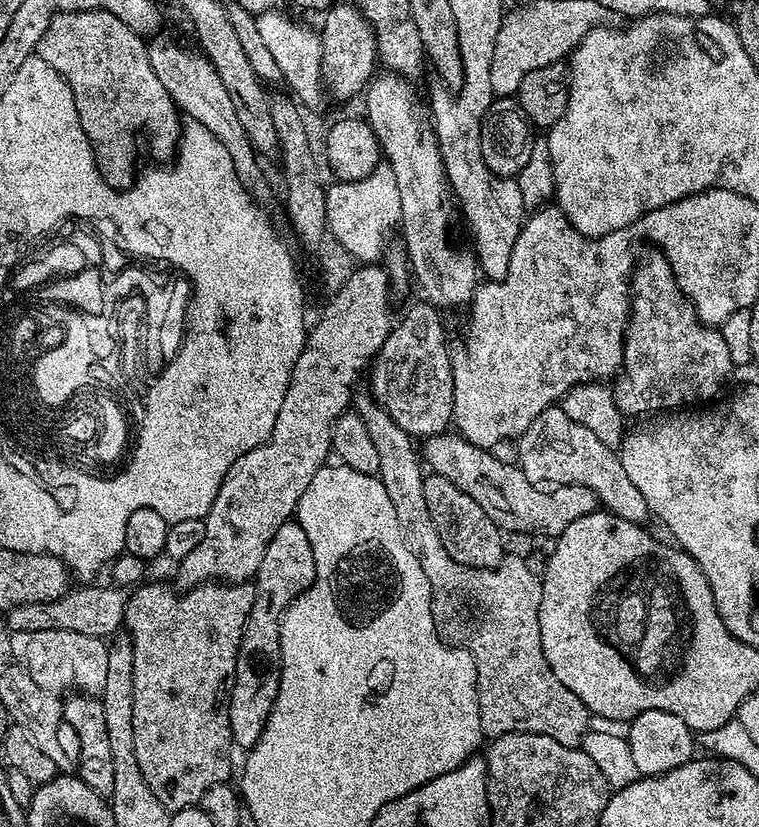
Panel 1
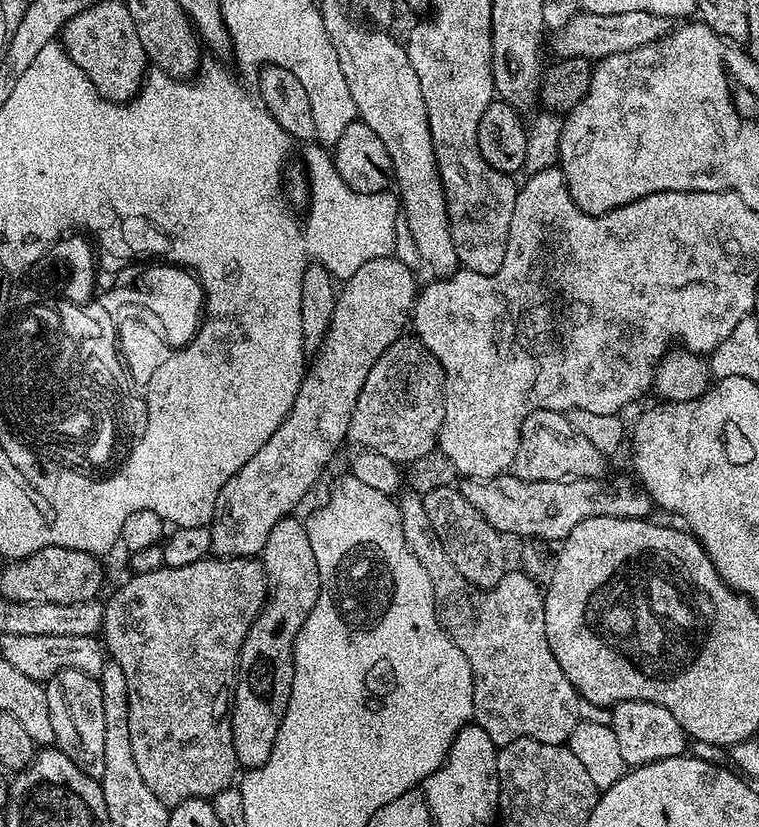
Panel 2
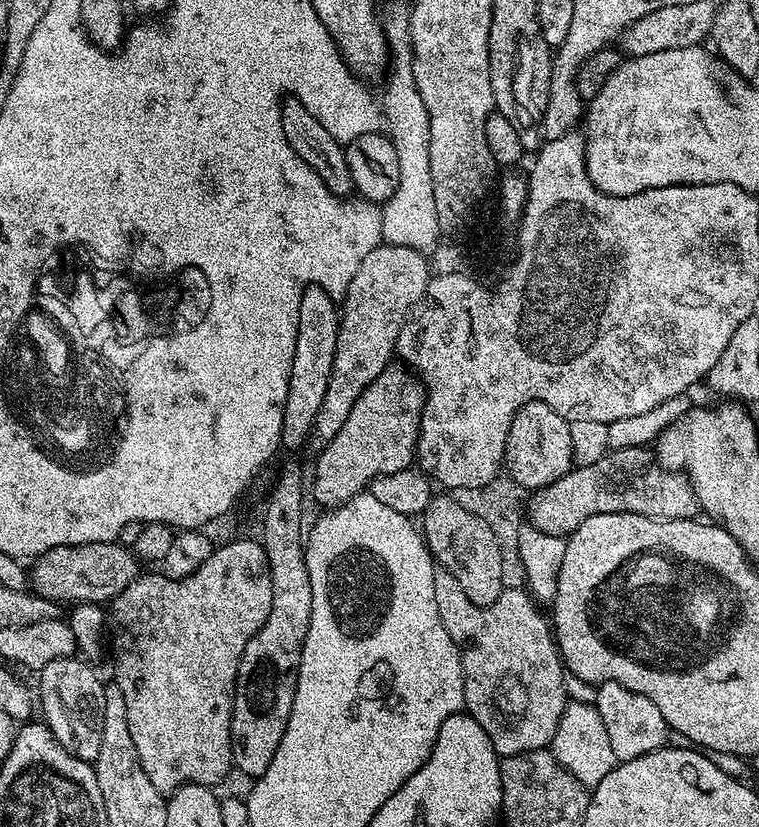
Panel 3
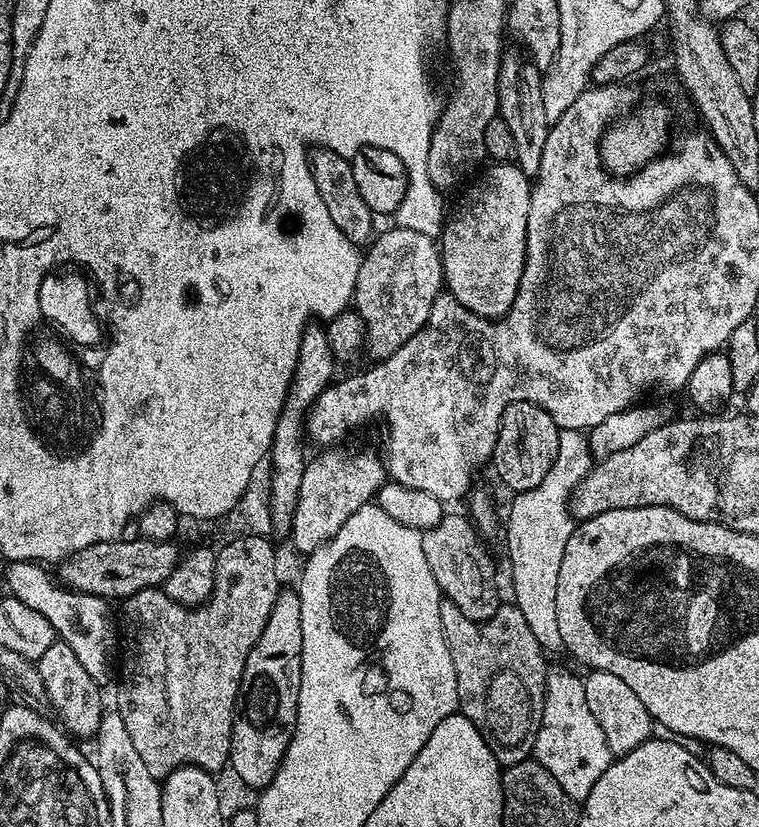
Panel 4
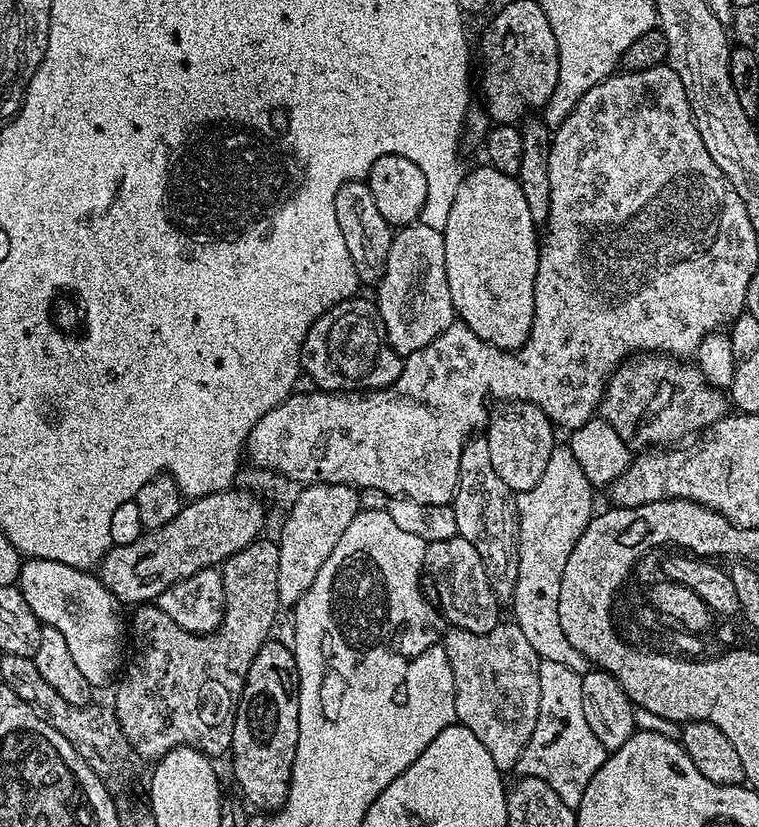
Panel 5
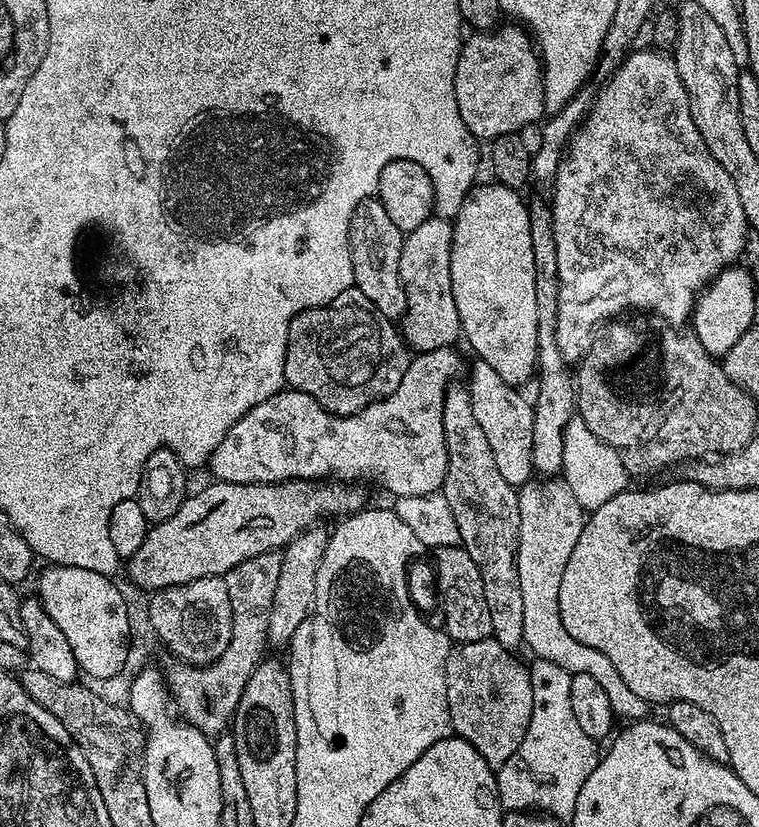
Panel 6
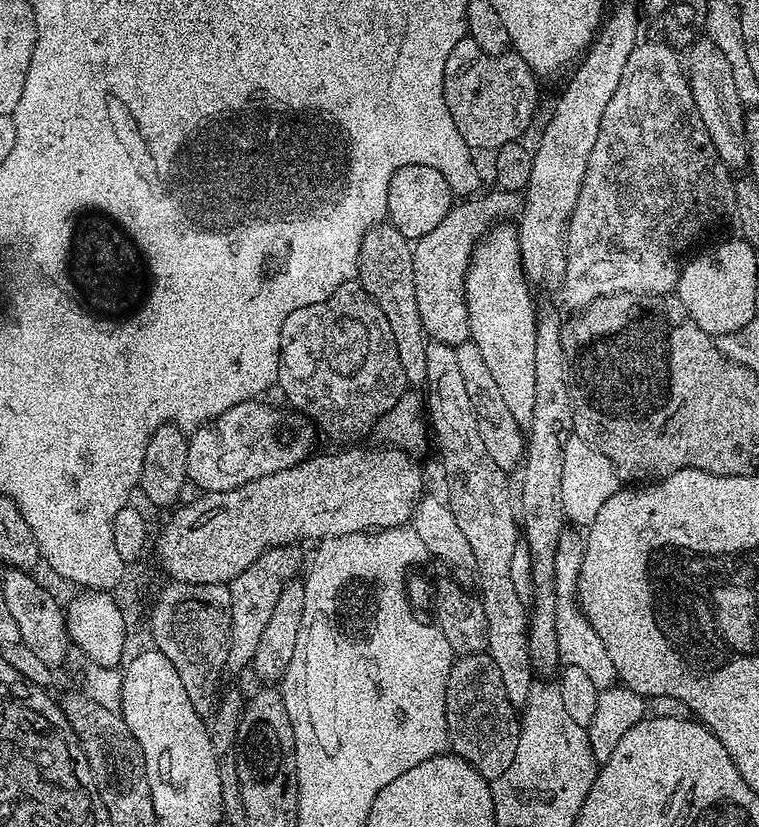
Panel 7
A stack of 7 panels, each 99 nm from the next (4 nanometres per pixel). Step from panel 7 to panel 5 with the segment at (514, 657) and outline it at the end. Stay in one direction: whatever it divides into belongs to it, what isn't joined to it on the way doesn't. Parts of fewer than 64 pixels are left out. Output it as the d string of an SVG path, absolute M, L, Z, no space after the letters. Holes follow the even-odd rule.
M473 434L462 446L462 458L458 458L458 486L451 505L454 518L458 518L458 535L466 538L474 550L478 550L490 590L497 600L511 601L514 586L518 582L516 502L514 493L508 489L506 482L502 482L502 478L498 478L498 470L494 470L490 462L487 435Z

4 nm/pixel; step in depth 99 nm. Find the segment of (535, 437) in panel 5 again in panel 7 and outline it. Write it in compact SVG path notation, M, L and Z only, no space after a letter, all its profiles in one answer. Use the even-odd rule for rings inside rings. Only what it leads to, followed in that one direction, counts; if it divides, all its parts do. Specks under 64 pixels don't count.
M469 338L465 344L455 345L458 354L458 367L460 367L462 378L466 382L466 394L470 398L470 406L474 406L474 414L478 422L478 434L482 434L482 442L489 452L490 458L494 458L497 466L502 466L505 470L519 469L521 467L524 450L526 447L526 436L518 422L514 422L514 414L510 414L510 409L506 407L506 402L502 402L502 393L498 390L498 385L494 383L494 378L490 378L490 370L486 370L486 362L482 359L482 353L478 351L478 346Z

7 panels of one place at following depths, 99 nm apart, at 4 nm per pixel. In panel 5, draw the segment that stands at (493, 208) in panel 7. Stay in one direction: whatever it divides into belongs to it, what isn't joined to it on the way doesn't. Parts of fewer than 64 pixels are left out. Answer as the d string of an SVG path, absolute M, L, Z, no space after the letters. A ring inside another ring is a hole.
M425 222L407 224L393 235L390 242L390 252L386 254L384 273L375 285L374 303L380 311L384 323L384 333L390 346L403 358L414 354L414 350L422 350L438 334L445 332L454 322L452 299L450 298L450 282L446 282L446 242L444 233L439 227L431 228Z

